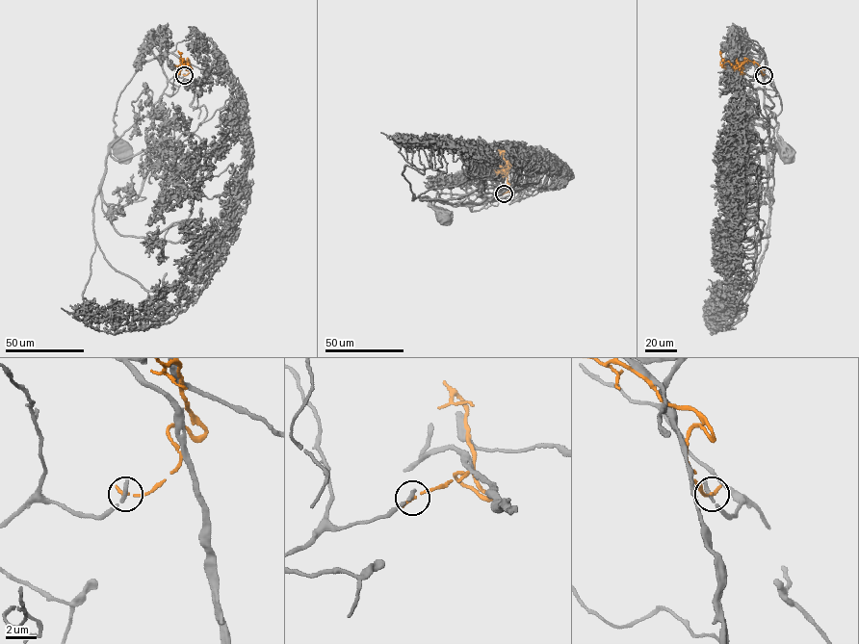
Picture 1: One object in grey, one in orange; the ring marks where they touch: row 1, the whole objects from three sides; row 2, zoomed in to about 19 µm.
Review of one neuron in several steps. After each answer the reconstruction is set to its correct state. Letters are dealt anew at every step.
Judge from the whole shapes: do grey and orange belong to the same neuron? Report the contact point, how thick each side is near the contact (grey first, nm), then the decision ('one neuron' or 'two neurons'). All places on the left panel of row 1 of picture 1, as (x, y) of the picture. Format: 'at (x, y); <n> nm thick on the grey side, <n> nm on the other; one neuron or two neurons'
at (184, 75); 320 nm thick on the grey side, 240 nm on the other; two neurons

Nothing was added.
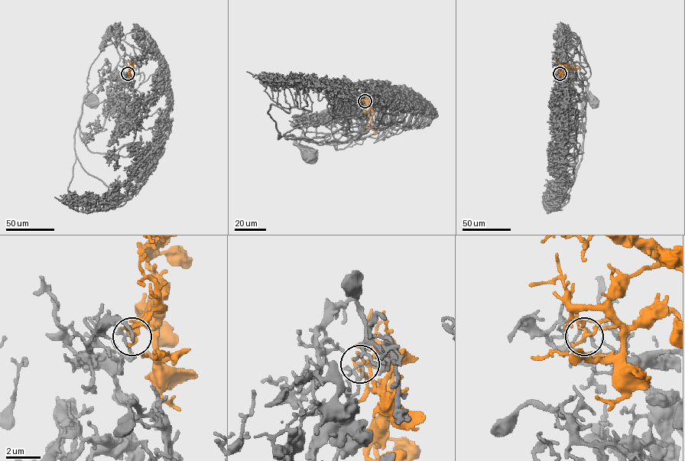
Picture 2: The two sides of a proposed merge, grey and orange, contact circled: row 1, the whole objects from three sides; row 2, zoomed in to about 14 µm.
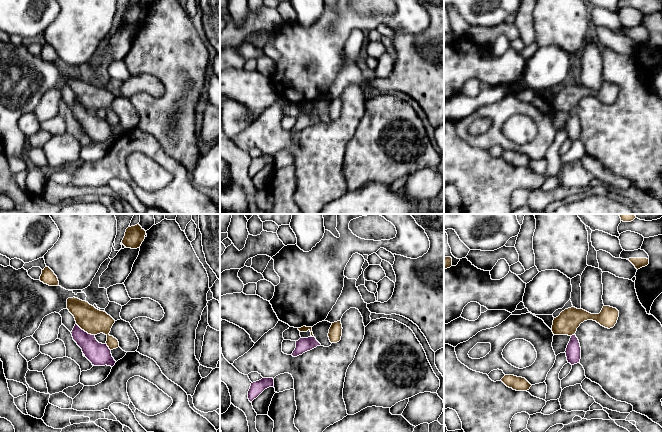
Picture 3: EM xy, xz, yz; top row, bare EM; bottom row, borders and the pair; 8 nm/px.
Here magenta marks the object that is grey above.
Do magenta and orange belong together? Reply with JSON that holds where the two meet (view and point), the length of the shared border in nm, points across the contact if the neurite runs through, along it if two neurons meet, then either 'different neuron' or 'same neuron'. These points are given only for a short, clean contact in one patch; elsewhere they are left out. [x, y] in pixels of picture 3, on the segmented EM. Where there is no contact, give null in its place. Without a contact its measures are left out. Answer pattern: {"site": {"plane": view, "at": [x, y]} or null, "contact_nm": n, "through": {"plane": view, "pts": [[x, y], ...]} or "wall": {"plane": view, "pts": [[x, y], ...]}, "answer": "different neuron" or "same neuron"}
{"site": {"plane": "xy", "at": [84, 331]}, "contact_nm": 180, "answer": "same neuron"}

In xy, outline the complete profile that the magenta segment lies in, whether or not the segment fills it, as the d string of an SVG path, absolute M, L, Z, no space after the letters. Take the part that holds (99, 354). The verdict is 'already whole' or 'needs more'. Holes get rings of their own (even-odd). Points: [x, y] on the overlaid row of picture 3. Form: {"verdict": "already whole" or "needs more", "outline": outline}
{"verdict": "needs more", "outline": "M75 297L67 299L67 309L76 321L71 332L73 340L82 349L85 357L94 366L113 367L116 361L111 351L119 347L119 342L109 333L115 320L106 312ZM100 333L107 336L105 344L99 343L95 338Z"}

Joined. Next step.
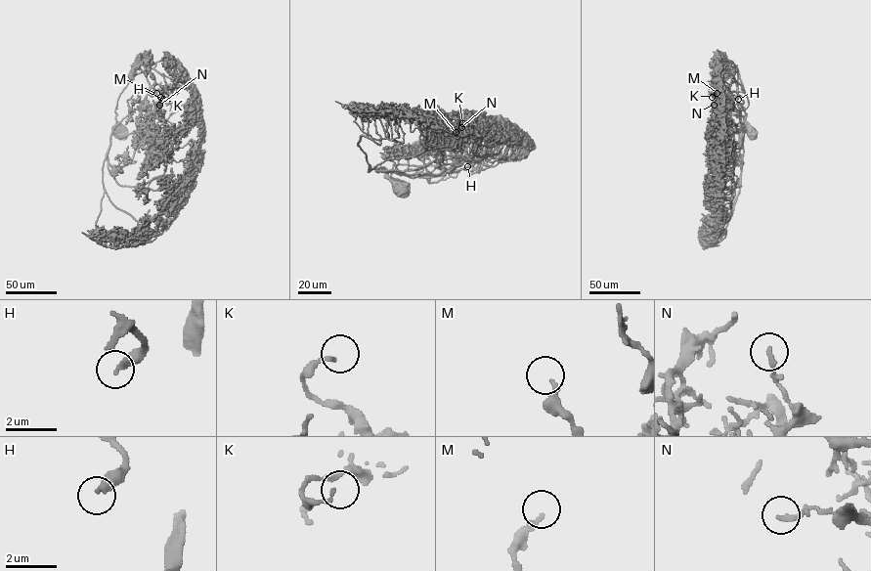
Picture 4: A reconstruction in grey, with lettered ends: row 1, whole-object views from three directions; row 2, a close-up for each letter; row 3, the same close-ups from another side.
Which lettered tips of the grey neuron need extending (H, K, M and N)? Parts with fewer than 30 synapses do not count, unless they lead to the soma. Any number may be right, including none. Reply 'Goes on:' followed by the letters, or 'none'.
Goes on: none

